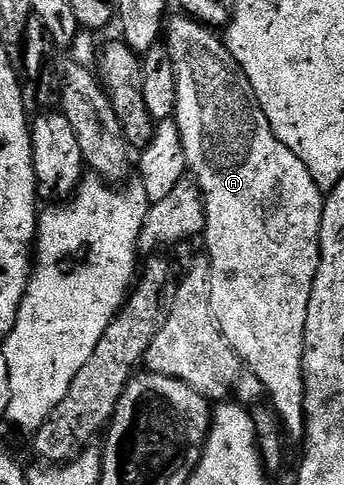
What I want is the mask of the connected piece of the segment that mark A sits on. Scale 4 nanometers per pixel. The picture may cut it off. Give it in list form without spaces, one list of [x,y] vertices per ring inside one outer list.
[[[170,17],[167,22],[167,58],[171,69],[175,72],[177,81],[177,108],[175,111],[176,128],[181,133],[183,152],[186,156],[188,173],[195,179],[201,196],[205,200],[205,232],[203,241],[209,251],[209,267],[211,268],[211,308],[217,318],[223,336],[231,344],[231,348],[241,357],[247,369],[265,386],[268,401],[277,412],[278,418],[286,435],[289,434],[297,440],[305,437],[305,329],[307,328],[307,308],[311,304],[311,292],[317,279],[317,269],[321,263],[321,225],[323,224],[323,208],[326,195],[315,184],[311,172],[307,172],[307,164],[287,148],[275,136],[259,100],[255,96],[255,88],[251,88],[251,80],[243,72],[241,65],[229,50],[224,41],[216,38],[212,29],[206,28],[202,23],[188,17]]]

